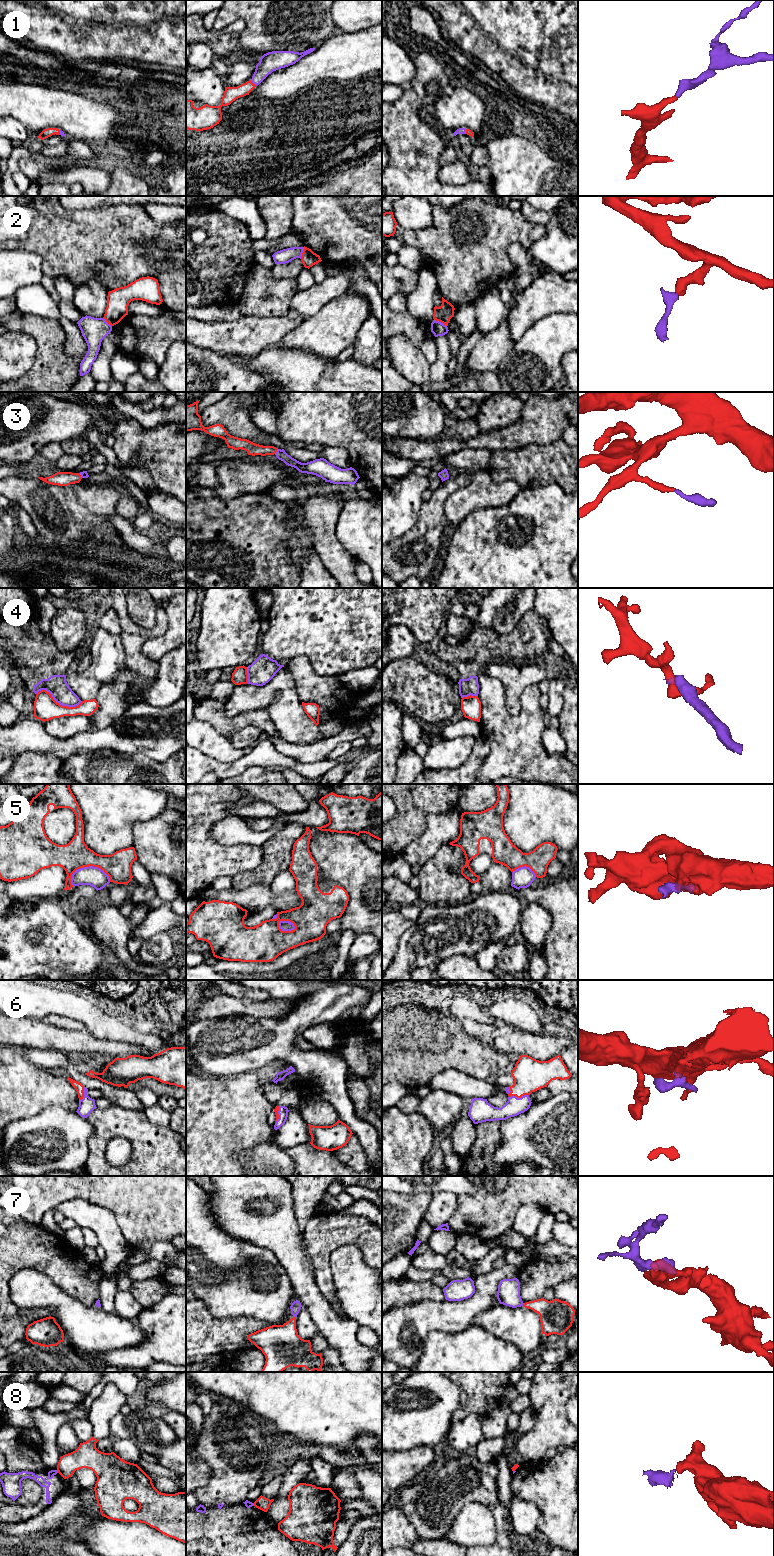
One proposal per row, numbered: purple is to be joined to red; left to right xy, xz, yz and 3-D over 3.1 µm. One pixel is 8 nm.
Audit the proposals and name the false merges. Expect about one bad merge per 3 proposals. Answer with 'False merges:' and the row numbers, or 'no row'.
False merges: 2, 4, 5, 8

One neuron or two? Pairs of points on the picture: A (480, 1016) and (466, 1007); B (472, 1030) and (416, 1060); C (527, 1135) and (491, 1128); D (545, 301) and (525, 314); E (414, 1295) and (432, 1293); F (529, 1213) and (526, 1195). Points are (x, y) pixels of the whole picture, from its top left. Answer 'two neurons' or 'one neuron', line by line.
A: one neuron
B: two neurons
C: two neurons
D: one neuron
E: one neuron
F: two neurons

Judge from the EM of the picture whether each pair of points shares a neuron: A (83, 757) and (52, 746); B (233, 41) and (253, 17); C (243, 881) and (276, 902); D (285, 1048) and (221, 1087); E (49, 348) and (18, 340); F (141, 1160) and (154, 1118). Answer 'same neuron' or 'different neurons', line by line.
A: different neurons
B: different neurons
C: different neurons
D: different neurons
E: different neurons
F: different neurons

